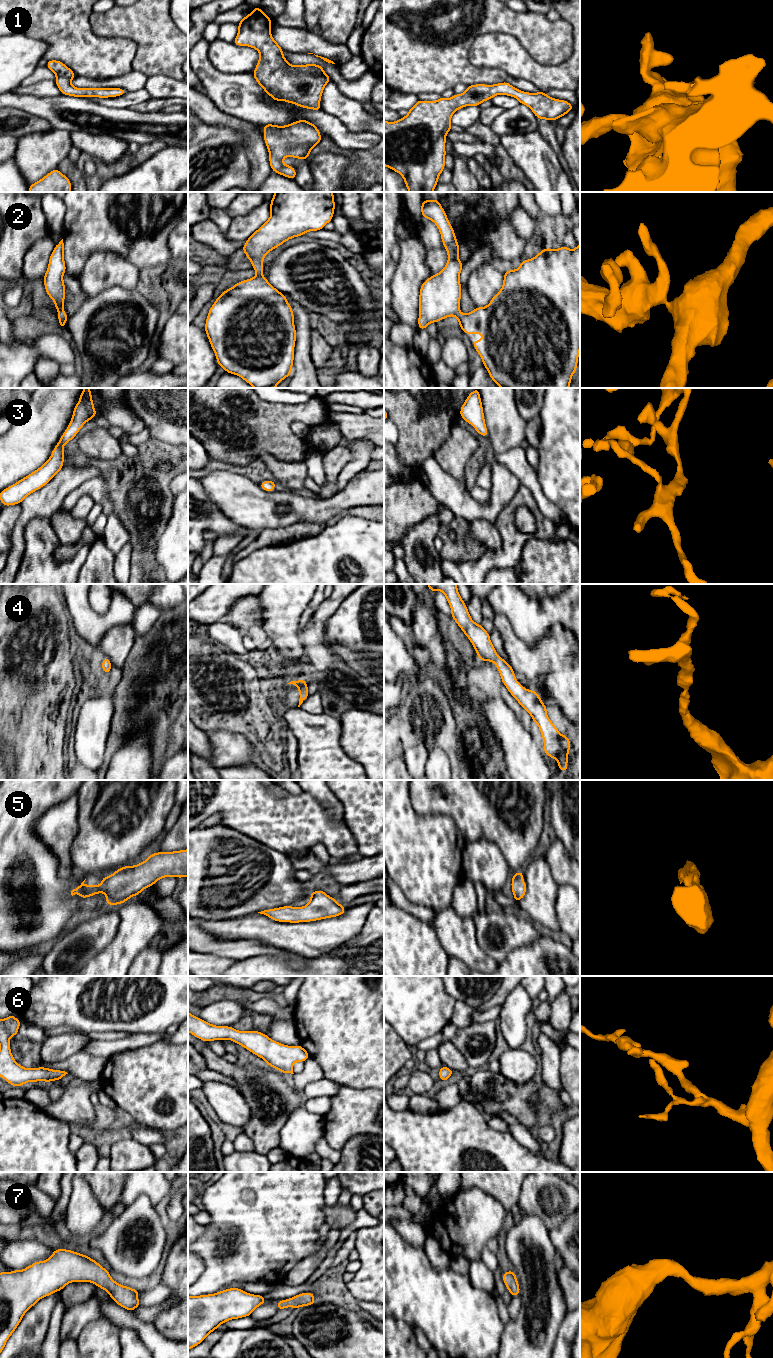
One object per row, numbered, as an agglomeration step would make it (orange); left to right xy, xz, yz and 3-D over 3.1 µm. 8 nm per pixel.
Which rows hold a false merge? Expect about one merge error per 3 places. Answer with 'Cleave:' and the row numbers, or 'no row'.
Cleave: no row

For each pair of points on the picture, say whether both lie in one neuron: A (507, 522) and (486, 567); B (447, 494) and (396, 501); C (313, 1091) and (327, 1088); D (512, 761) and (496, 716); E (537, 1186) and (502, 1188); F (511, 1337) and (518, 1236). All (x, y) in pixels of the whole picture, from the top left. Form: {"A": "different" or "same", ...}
{"A": "same", "B": "different", "C": "same", "D": "same", "E": "different", "F": "same"}

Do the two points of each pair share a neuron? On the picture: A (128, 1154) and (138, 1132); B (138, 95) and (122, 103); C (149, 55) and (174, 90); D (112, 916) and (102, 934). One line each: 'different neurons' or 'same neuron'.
A: different neurons
B: same neuron
C: different neurons
D: same neuron

